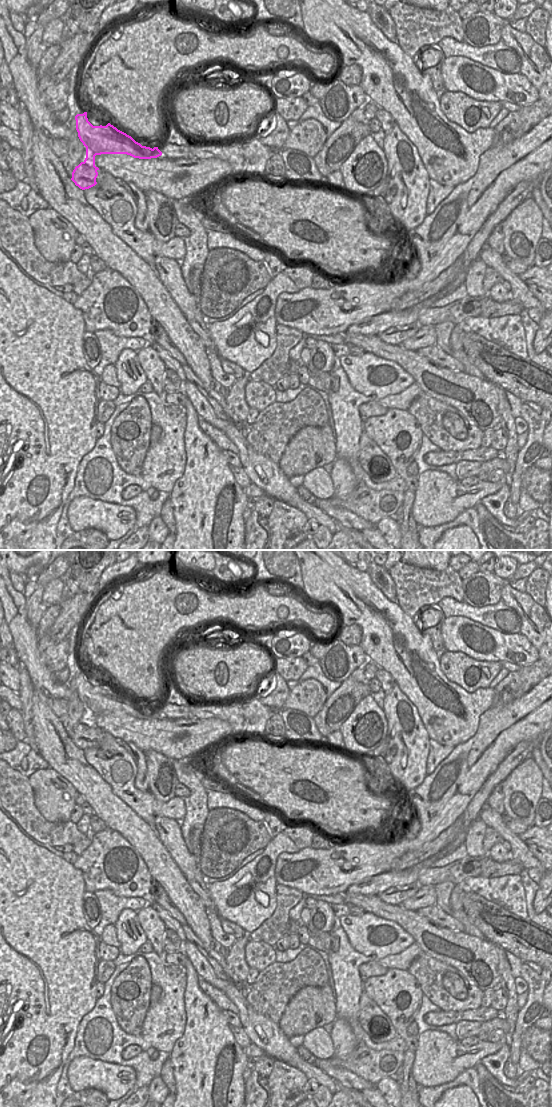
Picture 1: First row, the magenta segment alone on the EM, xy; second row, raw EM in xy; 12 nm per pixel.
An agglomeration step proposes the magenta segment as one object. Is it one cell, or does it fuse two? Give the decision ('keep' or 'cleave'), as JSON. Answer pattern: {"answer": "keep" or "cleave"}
{"answer": "cleave"}

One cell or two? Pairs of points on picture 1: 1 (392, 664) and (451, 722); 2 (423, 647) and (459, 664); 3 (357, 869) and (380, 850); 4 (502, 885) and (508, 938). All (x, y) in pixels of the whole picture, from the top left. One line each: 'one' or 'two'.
1: one
2: two
3: one
4: two

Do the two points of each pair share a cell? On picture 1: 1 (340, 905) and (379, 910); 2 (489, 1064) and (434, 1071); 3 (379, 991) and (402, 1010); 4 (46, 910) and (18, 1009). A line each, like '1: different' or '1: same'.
1: different
2: different
3: same
4: same

